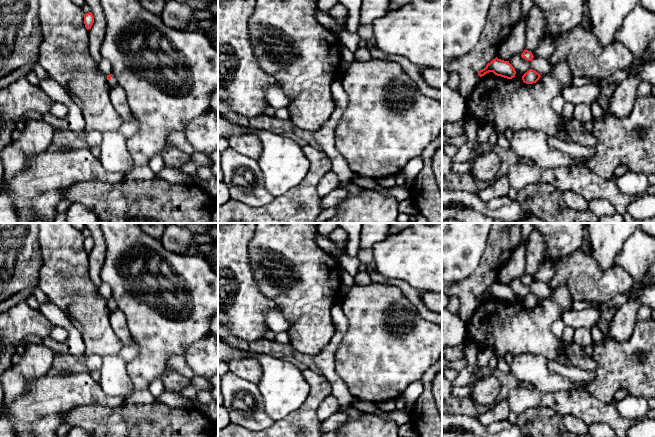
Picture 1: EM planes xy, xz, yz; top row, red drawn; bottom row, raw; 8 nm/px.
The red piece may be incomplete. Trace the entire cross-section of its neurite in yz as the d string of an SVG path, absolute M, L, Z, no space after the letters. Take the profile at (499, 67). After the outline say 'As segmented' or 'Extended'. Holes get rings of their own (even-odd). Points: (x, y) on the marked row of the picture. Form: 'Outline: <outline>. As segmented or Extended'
Outline: M497 57L488 63L484 69L480 70L478 75L482 77L489 72L493 72L495 75L507 79L514 78L516 74L514 67L509 63L509 61L504 61Z. As segmented

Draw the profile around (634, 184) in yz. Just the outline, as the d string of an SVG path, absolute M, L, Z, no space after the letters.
M627 171L621 177L612 178L619 190L632 198L637 198L645 193L650 186L647 174Z

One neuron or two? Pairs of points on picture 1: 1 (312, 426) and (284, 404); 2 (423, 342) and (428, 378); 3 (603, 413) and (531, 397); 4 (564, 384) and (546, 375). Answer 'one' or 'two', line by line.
1: two
2: two
3: one
4: one

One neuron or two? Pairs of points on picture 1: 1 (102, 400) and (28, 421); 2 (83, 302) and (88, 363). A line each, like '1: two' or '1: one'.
1: one
2: two

